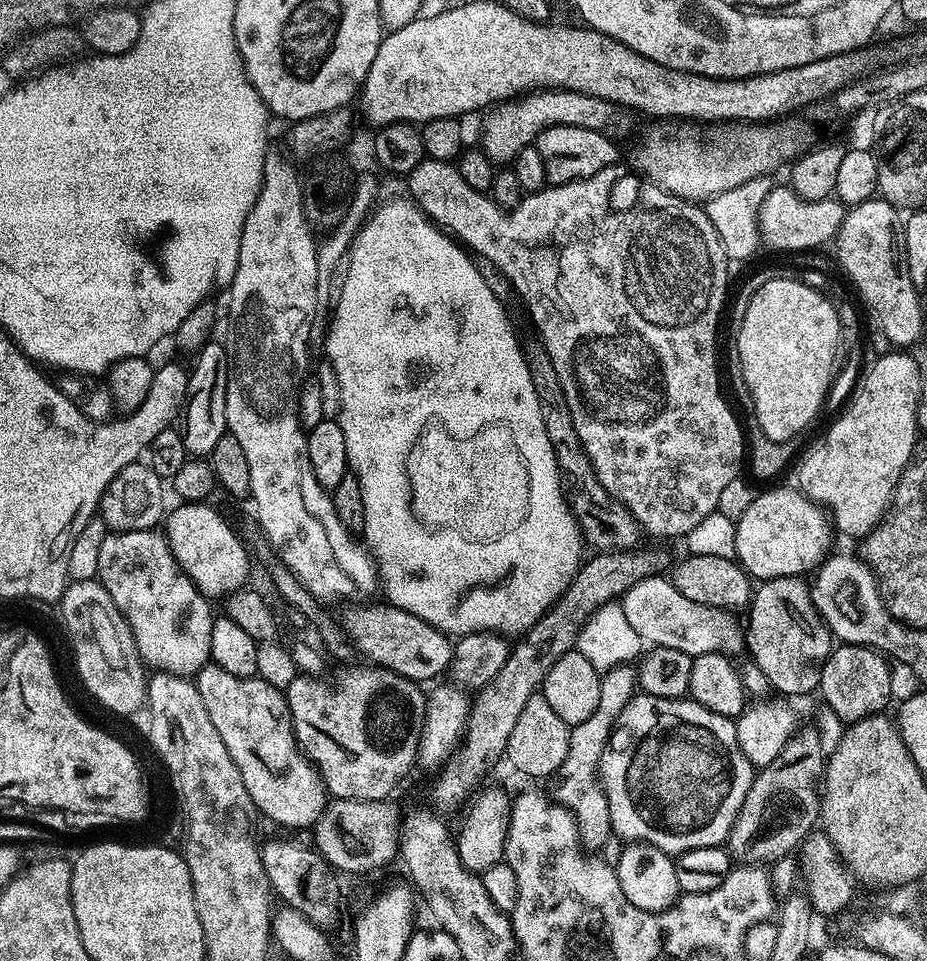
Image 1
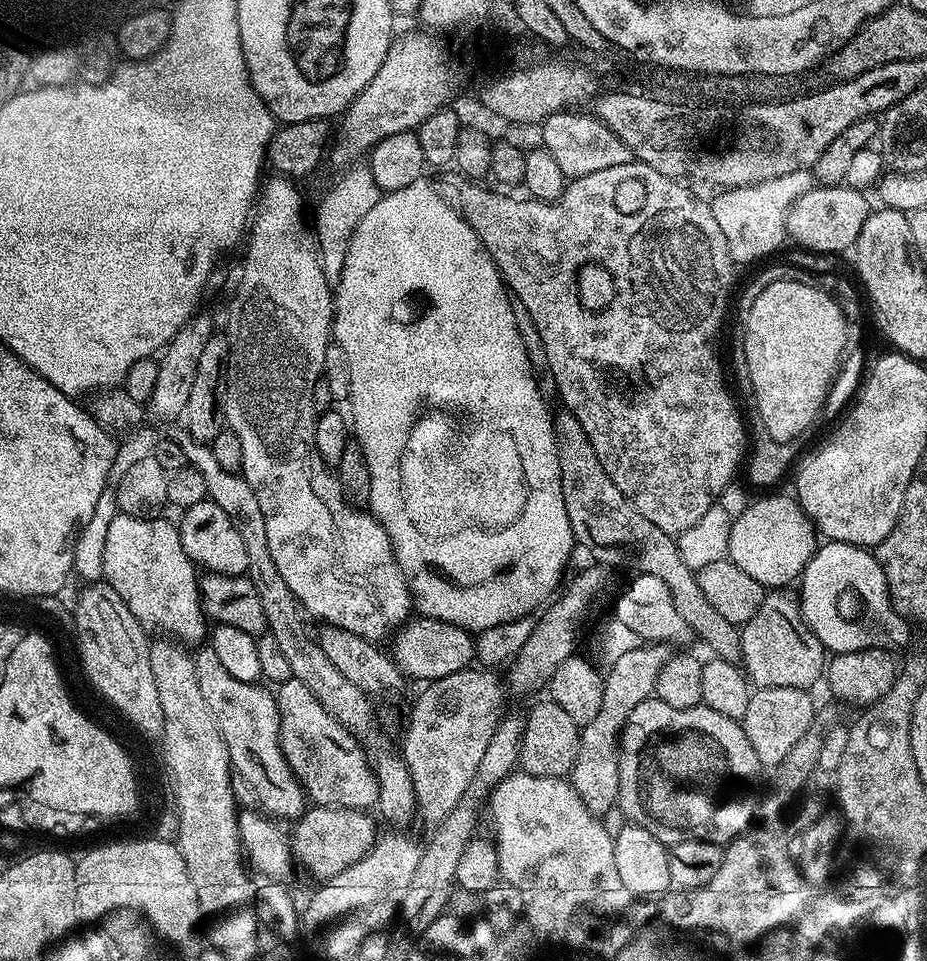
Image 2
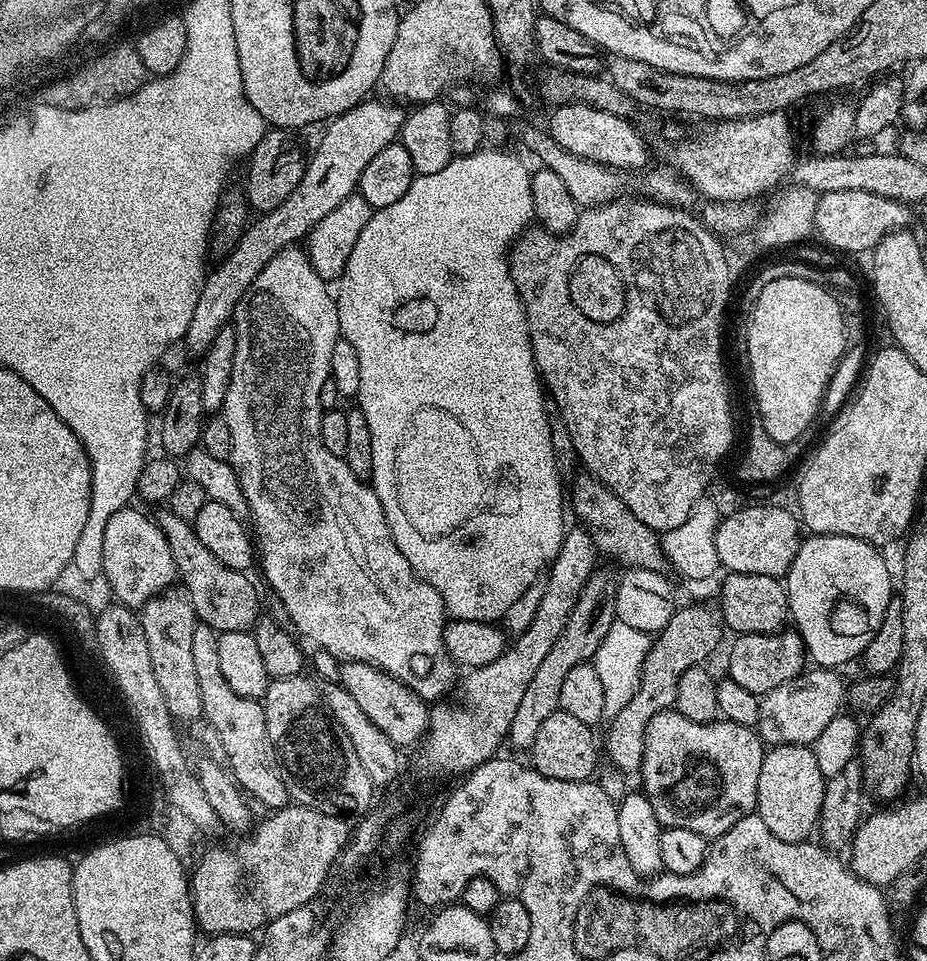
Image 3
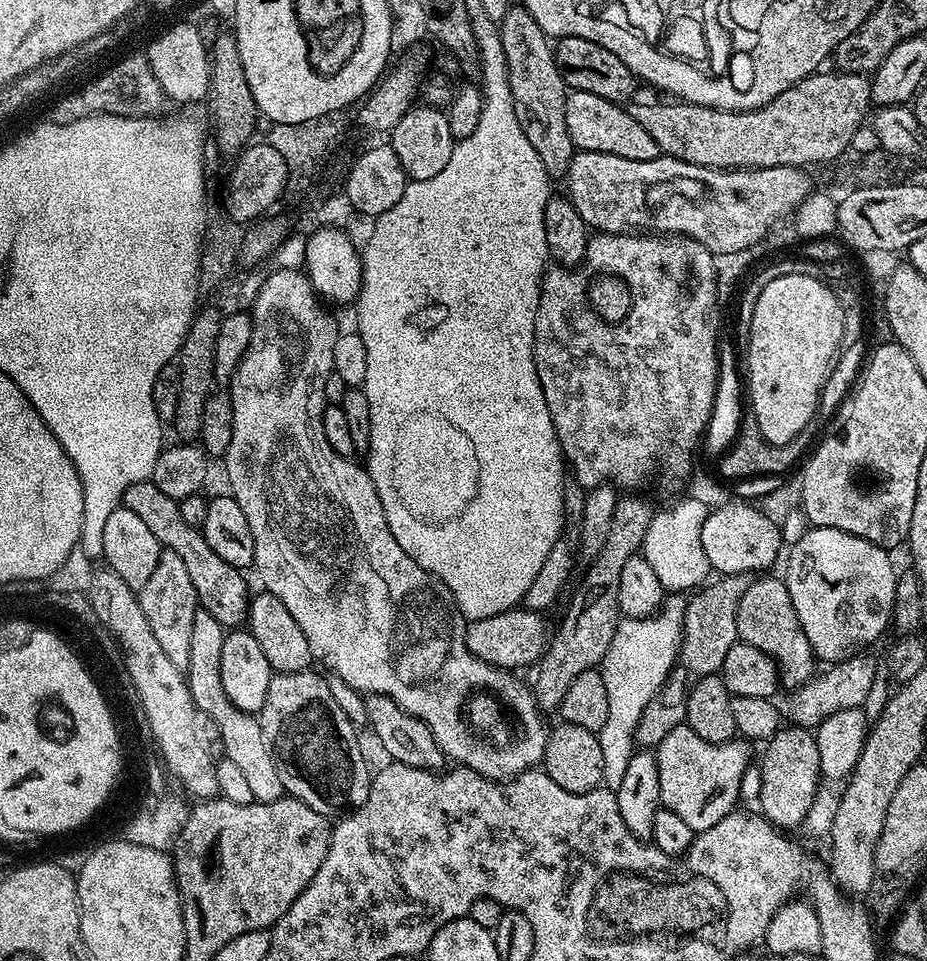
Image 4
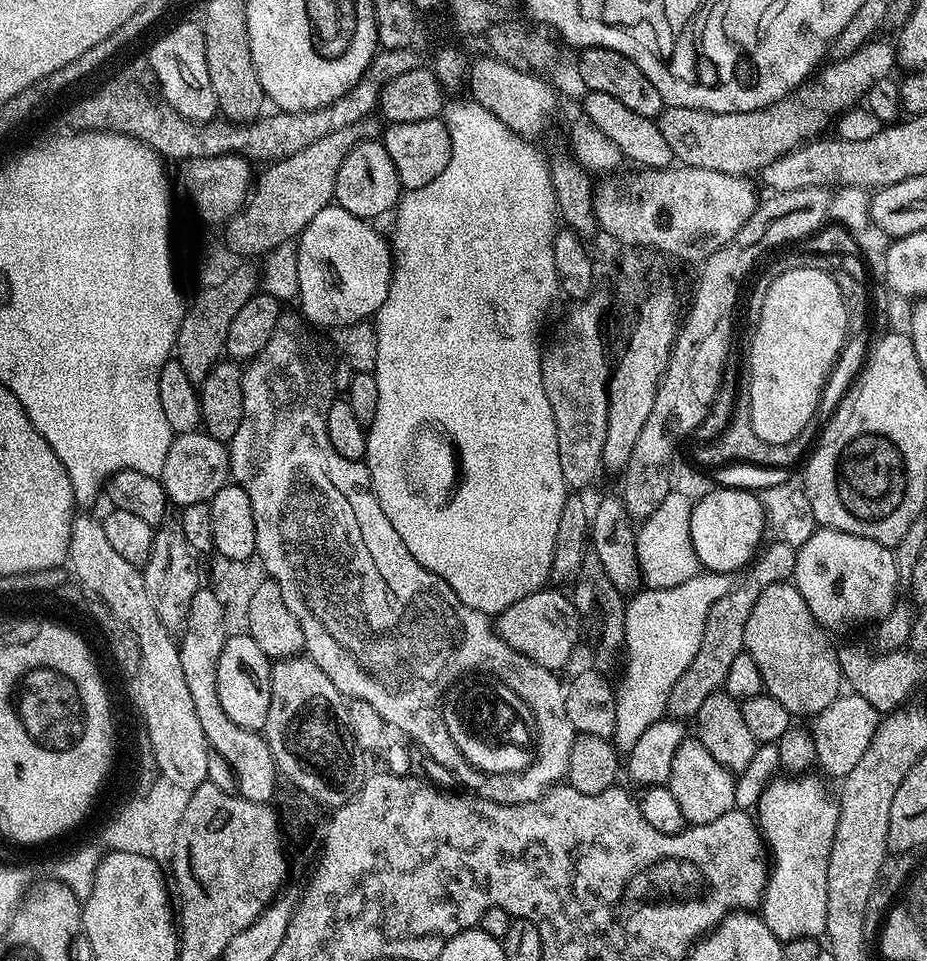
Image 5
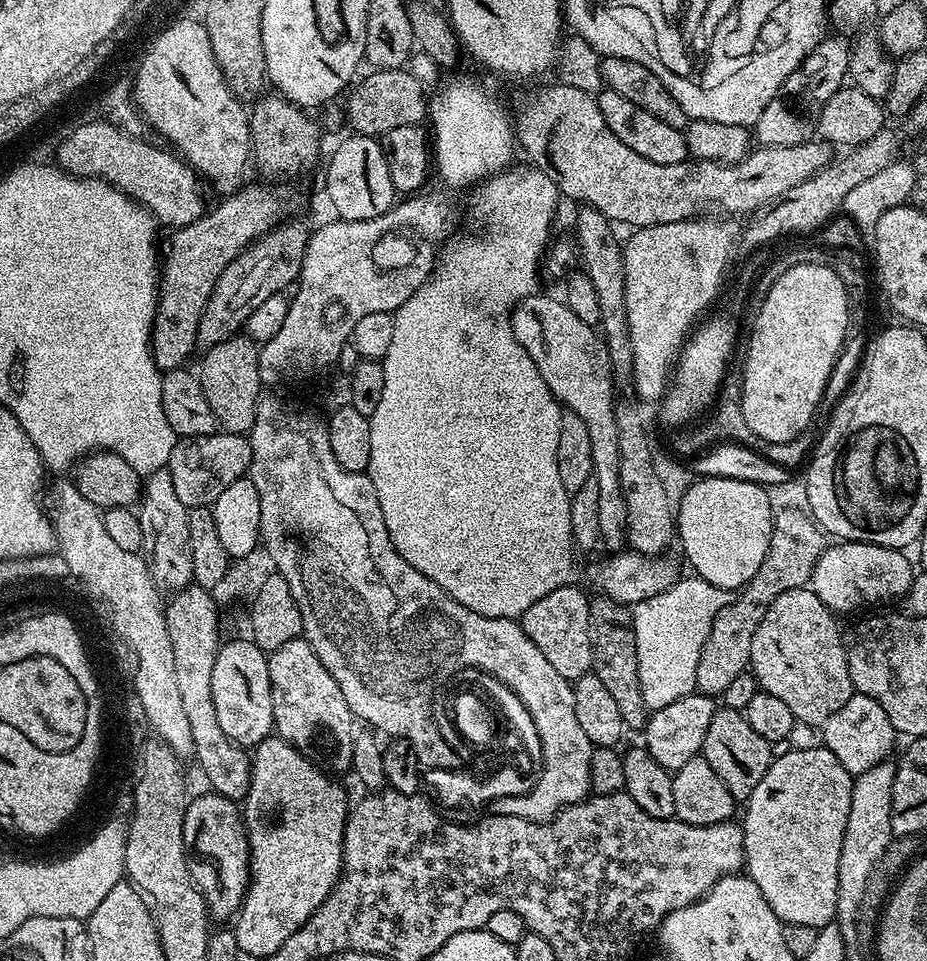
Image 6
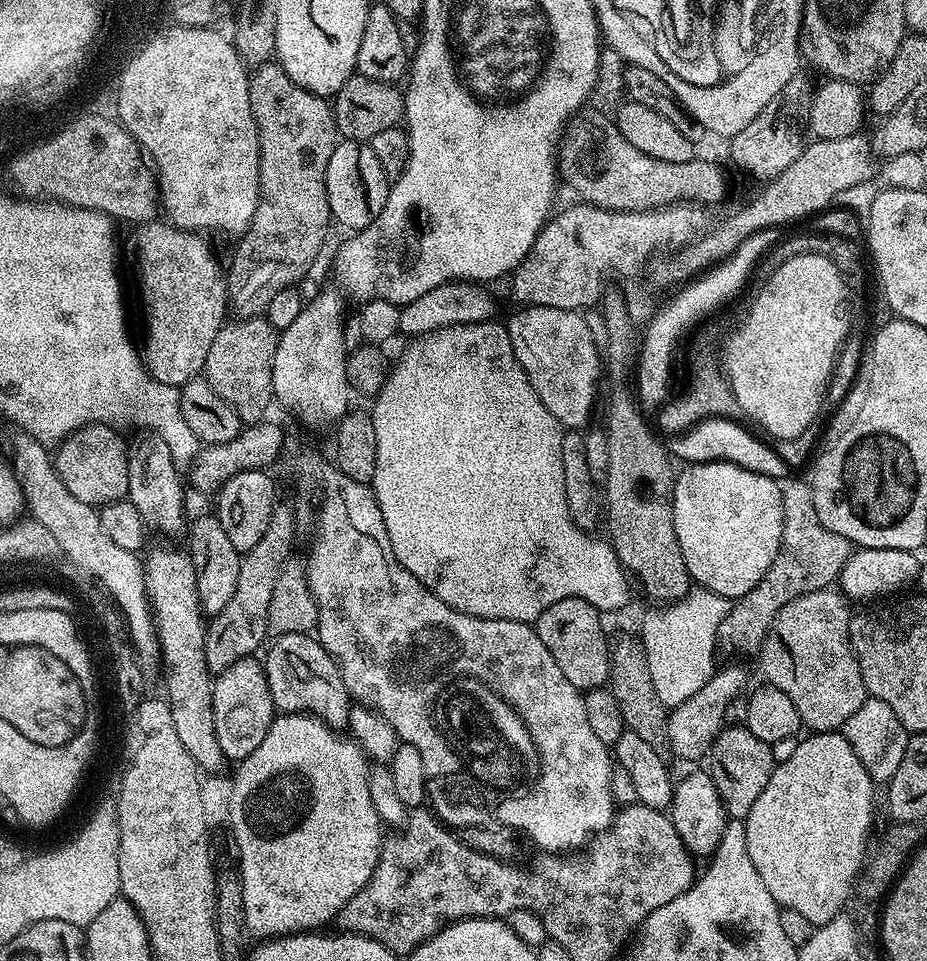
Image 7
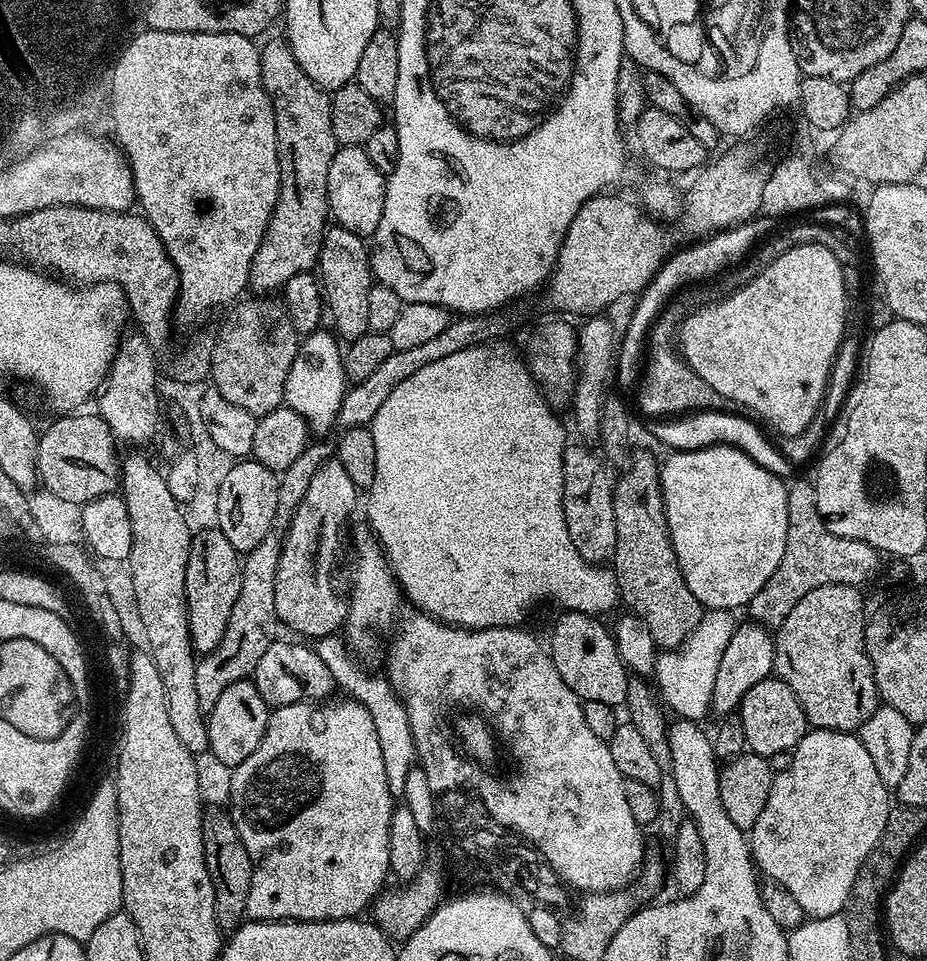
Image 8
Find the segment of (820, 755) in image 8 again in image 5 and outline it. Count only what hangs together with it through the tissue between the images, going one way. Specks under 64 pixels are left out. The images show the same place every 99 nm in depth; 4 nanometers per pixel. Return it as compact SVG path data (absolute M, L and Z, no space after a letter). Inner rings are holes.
M784 774L773 779L754 809L760 825L760 835L770 853L770 871L762 901L762 915L766 926L770 926L772 933L781 942L794 938L820 938L826 930L826 870L830 866L830 850L838 830L840 802L833 789L831 792L819 780L819 775L810 775L812 774Z

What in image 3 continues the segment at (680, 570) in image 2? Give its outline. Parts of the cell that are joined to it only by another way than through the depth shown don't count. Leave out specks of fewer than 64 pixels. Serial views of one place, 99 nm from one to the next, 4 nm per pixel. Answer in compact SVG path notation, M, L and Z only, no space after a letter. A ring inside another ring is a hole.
M580 474L572 484L572 492L570 488L570 506L580 516L579 521L592 536L601 555L606 554L618 560L626 568L642 568L655 572L664 572L667 569L664 554L666 550L659 533L642 523L597 476Z

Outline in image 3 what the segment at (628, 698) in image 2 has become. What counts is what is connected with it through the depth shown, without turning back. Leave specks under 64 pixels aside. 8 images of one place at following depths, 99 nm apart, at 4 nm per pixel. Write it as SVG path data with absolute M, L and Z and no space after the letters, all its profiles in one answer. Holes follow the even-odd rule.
M688 604L685 608L677 607L673 611L670 622L666 622L662 631L655 633L652 648L648 651L648 656L645 658L640 671L640 684L636 687L634 698L630 698L630 702L626 702L626 706L622 706L622 710L618 710L618 714L611 717L609 724L612 725L609 726L604 740L602 736L603 751L604 748L608 751L608 756L612 759L609 760L611 767L615 768L617 772L639 773L642 750L644 749L644 735L650 718L654 718L654 714L659 712L669 711L675 705L676 695L678 694L678 678L682 678L682 674L686 674L686 670L703 665L704 659L719 646L720 635L725 635L725 632L722 616L713 605L711 608L708 604Z

